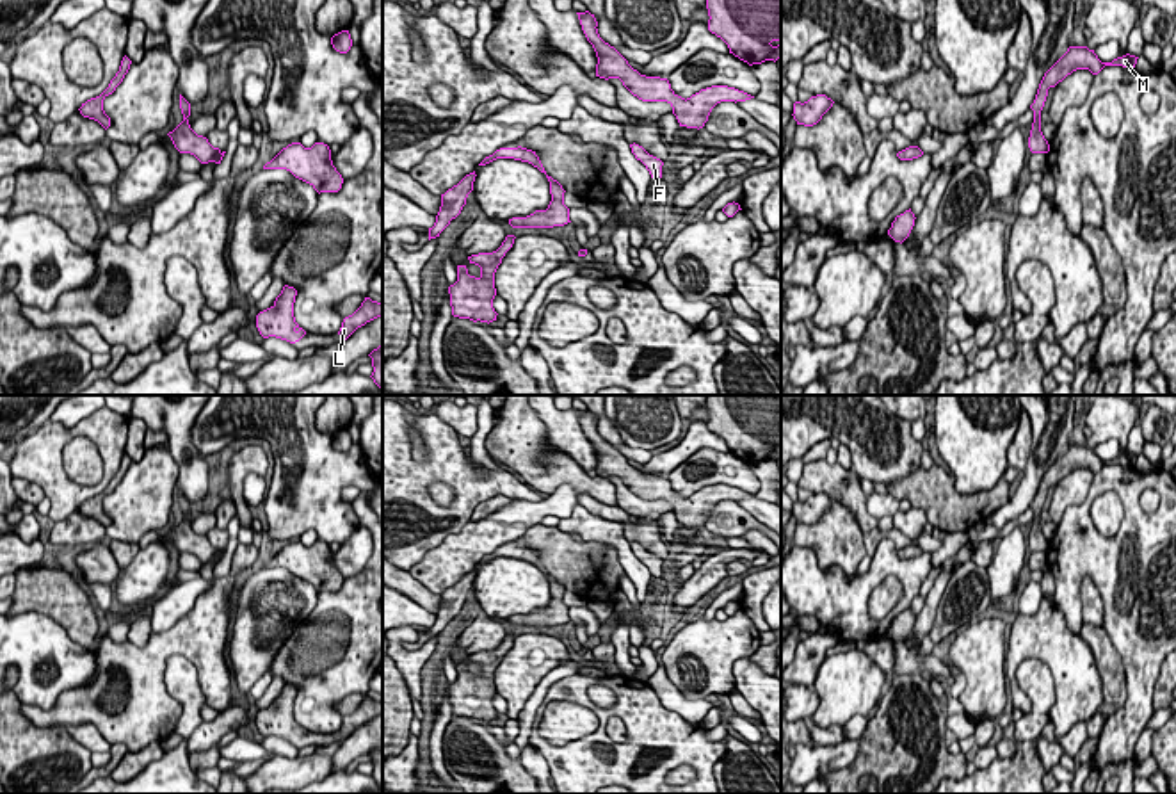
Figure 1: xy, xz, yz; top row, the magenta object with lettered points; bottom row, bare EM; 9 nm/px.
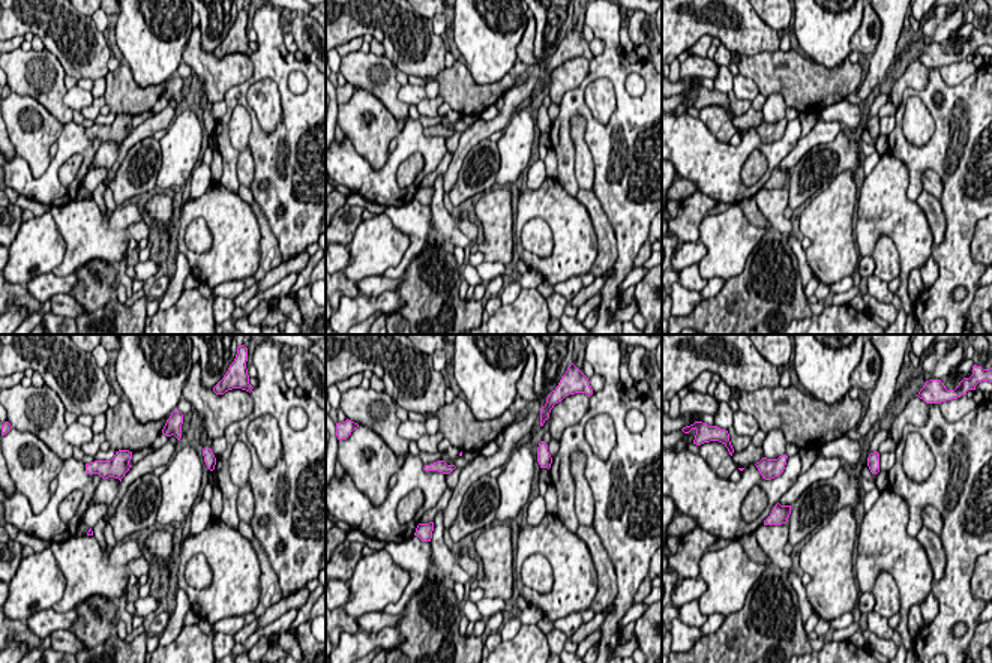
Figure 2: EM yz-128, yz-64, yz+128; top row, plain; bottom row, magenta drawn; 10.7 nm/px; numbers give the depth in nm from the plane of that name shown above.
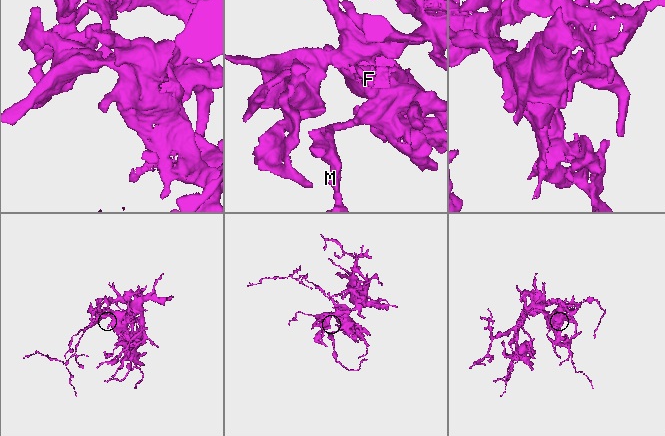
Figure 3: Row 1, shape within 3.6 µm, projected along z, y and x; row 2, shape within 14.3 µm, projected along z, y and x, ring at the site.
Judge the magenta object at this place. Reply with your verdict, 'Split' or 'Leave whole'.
Split

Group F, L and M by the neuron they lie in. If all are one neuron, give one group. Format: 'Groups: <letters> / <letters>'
Groups: F L / M

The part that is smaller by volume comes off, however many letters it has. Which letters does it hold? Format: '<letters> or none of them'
M

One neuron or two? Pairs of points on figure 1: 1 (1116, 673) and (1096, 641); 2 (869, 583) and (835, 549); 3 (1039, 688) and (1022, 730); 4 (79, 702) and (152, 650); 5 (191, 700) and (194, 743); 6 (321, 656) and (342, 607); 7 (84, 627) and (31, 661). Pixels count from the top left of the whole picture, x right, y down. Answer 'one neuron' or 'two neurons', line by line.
1: one neuron
2: two neurons
3: one neuron
4: one neuron
5: two neurons
6: one neuron
7: two neurons

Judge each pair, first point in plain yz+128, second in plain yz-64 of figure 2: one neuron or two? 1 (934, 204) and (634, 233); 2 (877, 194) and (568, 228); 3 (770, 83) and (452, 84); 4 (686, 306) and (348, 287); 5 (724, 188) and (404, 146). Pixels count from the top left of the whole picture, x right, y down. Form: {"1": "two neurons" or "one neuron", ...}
{"1": "two neurons", "2": "one neuron", "3": "one neuron", "4": "two neurons", "5": "one neuron"}

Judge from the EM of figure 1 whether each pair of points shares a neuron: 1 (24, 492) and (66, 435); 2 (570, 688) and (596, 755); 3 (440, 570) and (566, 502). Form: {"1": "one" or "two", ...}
{"1": "two", "2": "one", "3": "one"}

